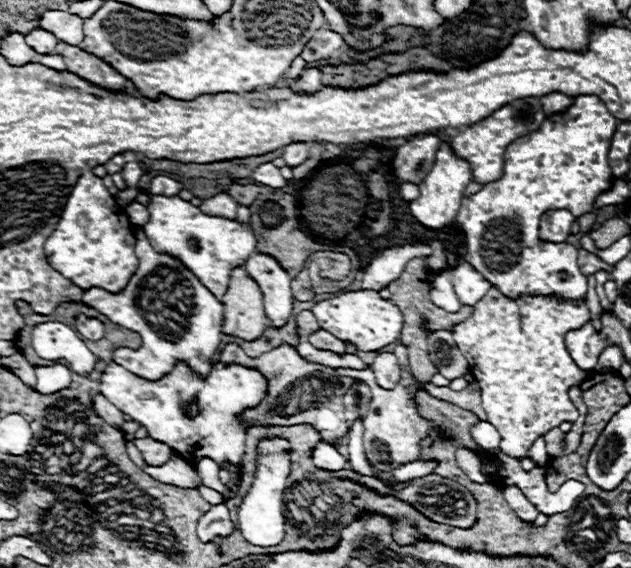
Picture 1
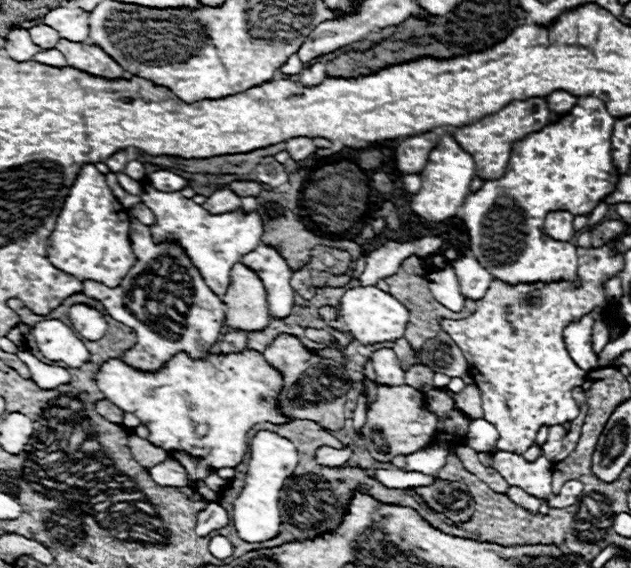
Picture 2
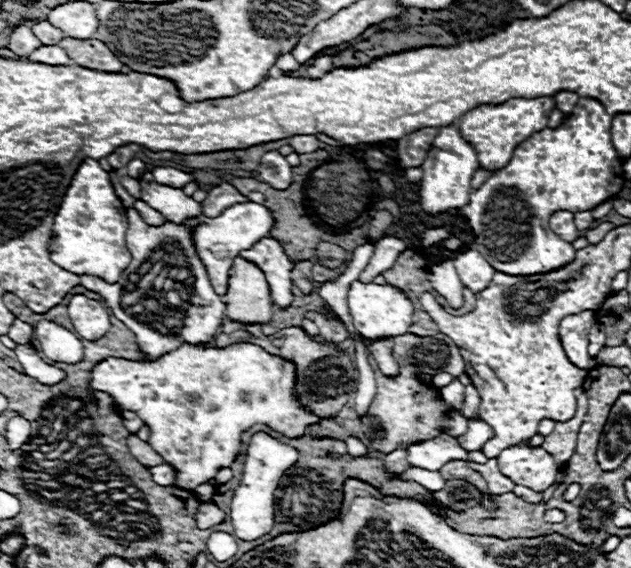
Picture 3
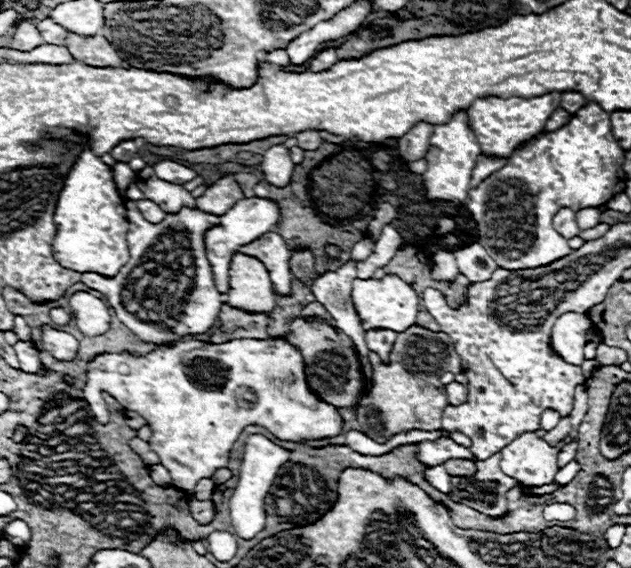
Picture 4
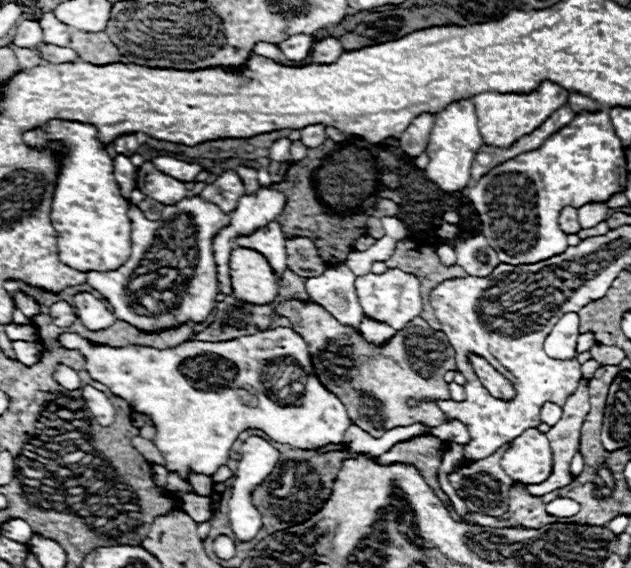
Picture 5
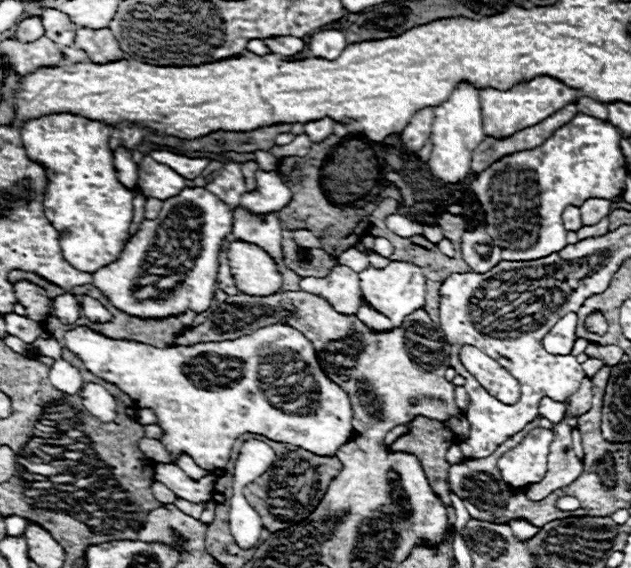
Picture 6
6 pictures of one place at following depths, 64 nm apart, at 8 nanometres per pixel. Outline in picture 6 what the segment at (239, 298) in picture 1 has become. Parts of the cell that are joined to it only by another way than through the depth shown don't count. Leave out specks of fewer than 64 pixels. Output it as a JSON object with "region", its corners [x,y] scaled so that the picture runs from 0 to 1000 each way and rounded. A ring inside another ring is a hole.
{"region":[[[368,426],[361,437],[365,479],[384,518],[428,521],[444,511],[447,486],[441,468],[418,440],[390,426]]]}

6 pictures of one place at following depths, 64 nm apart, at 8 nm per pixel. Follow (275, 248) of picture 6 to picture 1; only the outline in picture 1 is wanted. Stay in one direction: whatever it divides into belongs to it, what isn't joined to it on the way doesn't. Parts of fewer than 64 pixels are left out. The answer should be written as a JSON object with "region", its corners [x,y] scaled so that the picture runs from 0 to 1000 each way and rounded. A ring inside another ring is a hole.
{"region":[[[399,447],[399,454],[390,461],[387,475],[409,496],[412,514],[418,521],[418,549],[428,563],[425,574],[444,577],[456,567],[463,553],[463,507],[460,507],[460,486],[450,479],[447,468],[441,468],[437,458],[425,454],[422,447]]]}

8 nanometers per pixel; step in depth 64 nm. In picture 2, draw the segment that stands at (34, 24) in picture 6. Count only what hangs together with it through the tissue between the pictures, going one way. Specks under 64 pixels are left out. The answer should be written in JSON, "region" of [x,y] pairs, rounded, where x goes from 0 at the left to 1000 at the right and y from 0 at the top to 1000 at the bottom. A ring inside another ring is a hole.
{"region":[[[19,53],[13,63],[10,63],[10,77],[6,77],[6,88],[10,95],[25,106],[25,109],[44,109],[54,102],[54,95],[60,92],[60,81],[51,77],[48,70],[48,60],[44,53]]]}

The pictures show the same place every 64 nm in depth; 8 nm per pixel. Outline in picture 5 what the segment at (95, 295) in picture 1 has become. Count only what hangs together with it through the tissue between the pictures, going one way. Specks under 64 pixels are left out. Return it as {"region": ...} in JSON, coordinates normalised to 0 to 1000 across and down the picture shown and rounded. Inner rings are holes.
{"region":[[[304,345],[285,352],[279,363],[260,363],[257,384],[247,391],[216,387],[212,359],[206,359],[203,380],[209,391],[209,447],[203,461],[181,479],[139,479],[136,500],[174,532],[187,563],[228,585],[282,577],[295,567],[326,567],[345,535],[336,423],[342,408],[361,398],[361,377],[345,363],[320,356],[317,345]]]}

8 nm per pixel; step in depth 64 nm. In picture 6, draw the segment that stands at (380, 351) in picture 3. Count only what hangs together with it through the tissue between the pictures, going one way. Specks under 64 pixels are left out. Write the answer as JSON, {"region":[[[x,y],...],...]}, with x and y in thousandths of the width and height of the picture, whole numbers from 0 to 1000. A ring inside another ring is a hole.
{"region":[[[574,528],[574,539],[571,539],[571,546],[567,546],[567,560],[577,563],[580,574],[583,574],[586,581],[593,581],[593,585],[612,585],[612,581],[621,581],[621,577],[624,577],[621,567],[618,567],[612,556],[605,556],[605,553],[599,553],[596,546],[590,546],[586,539],[580,539],[577,528]]]}

